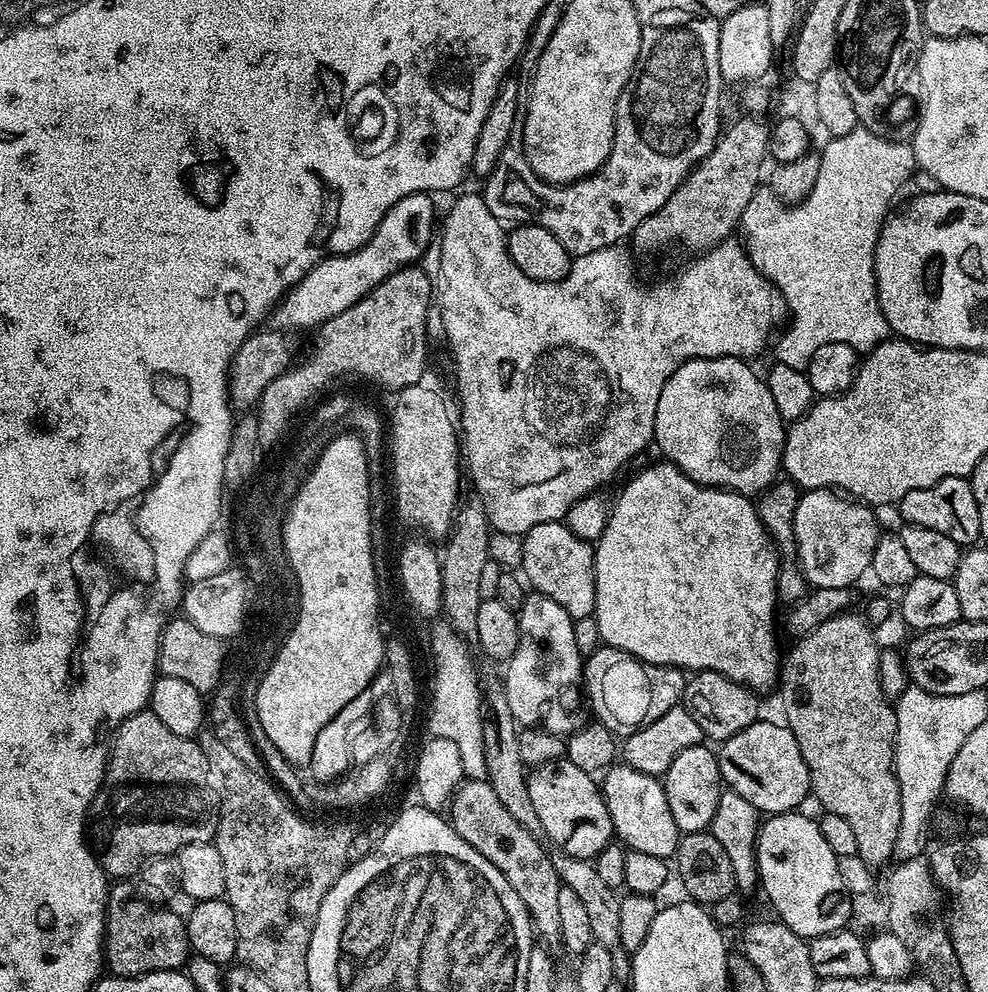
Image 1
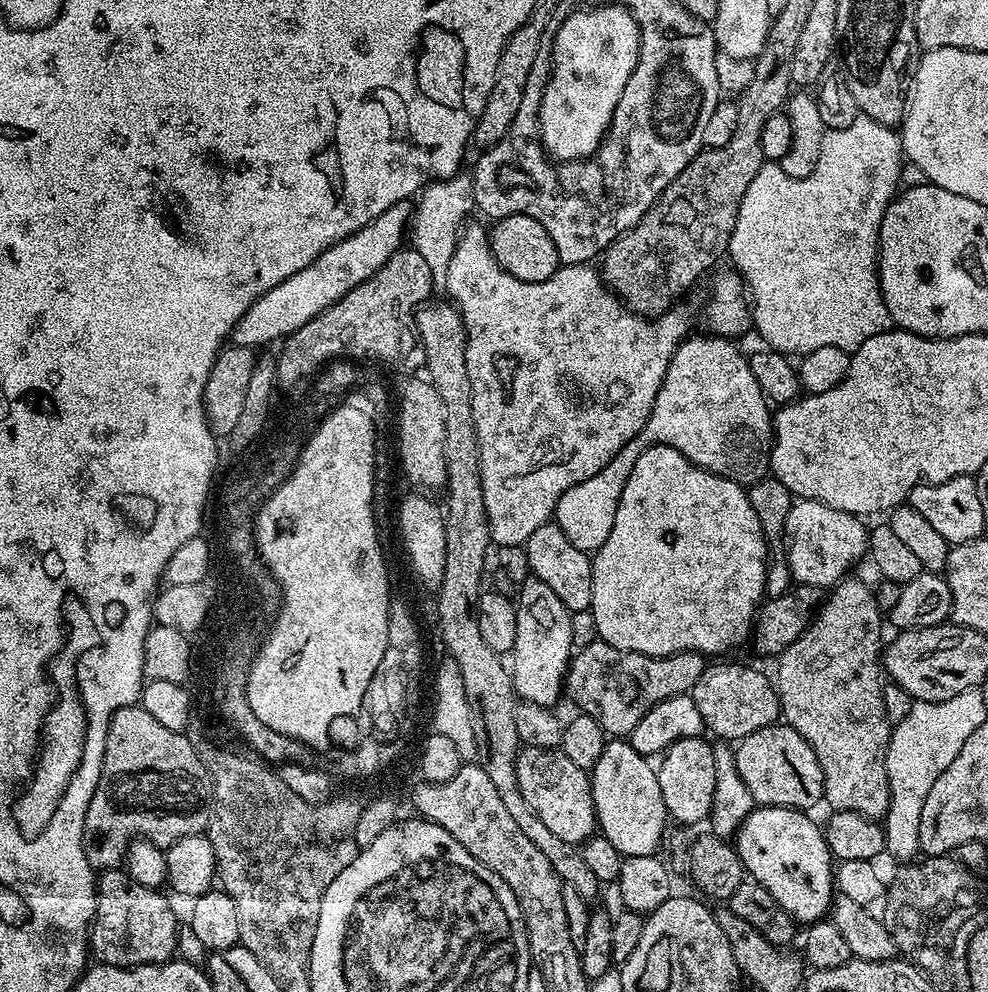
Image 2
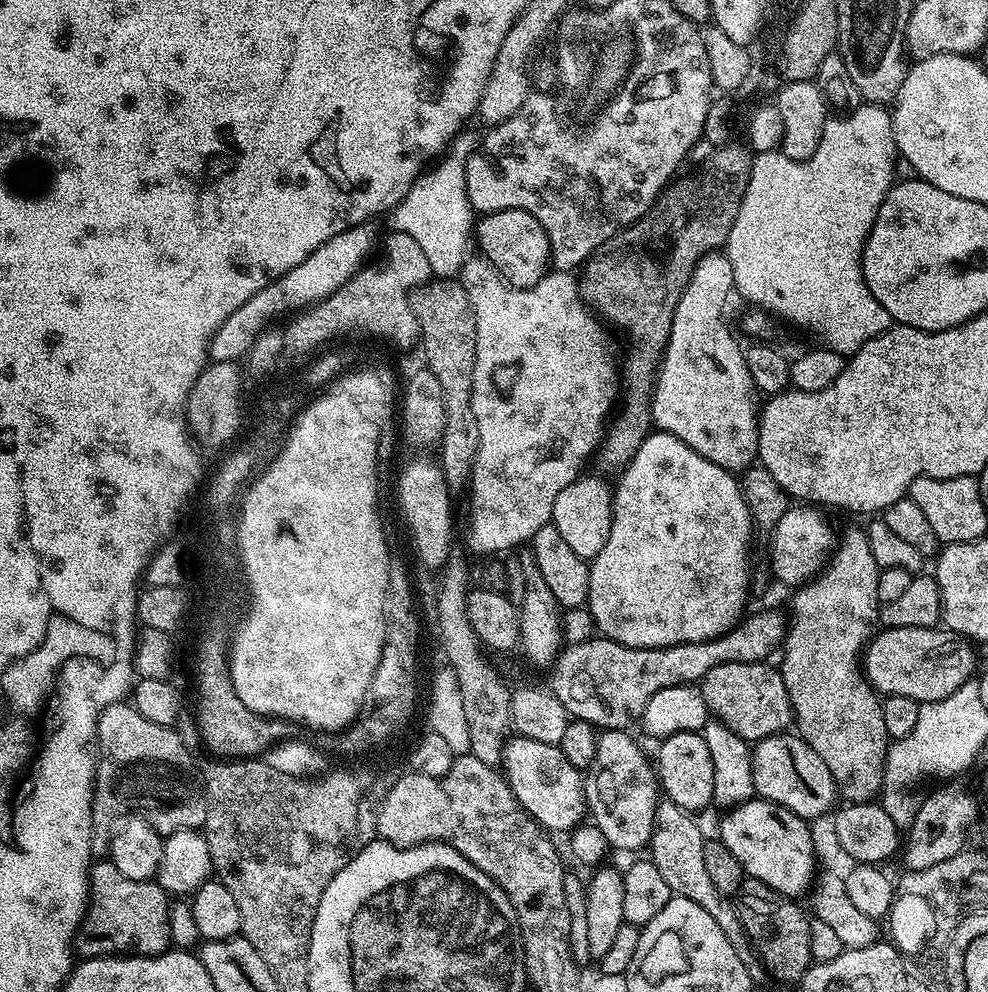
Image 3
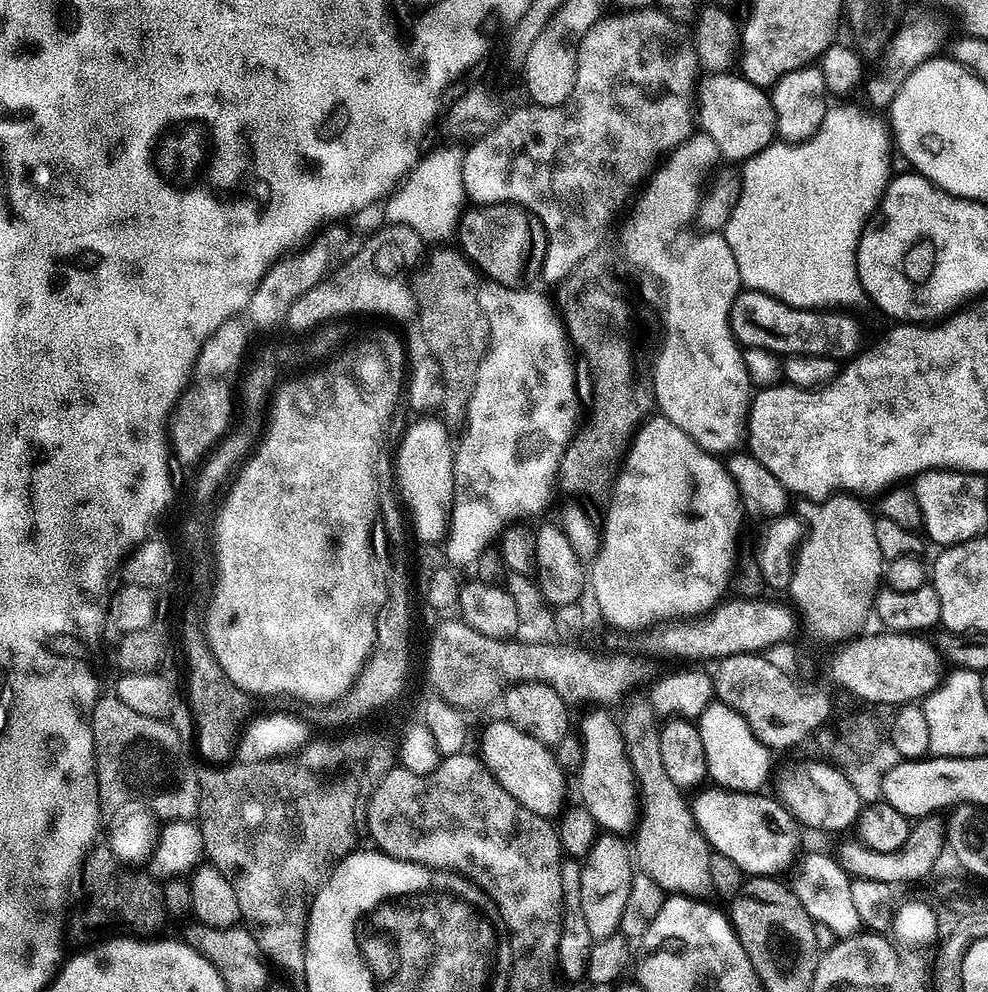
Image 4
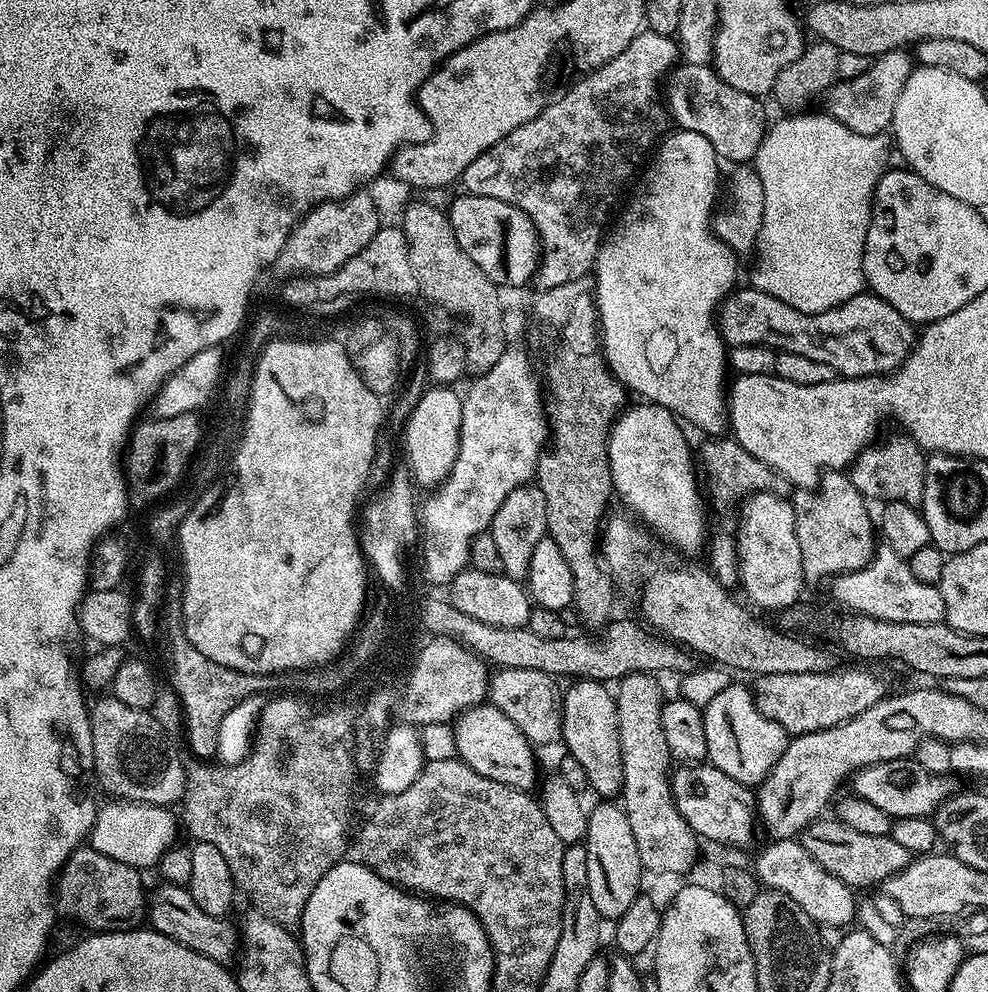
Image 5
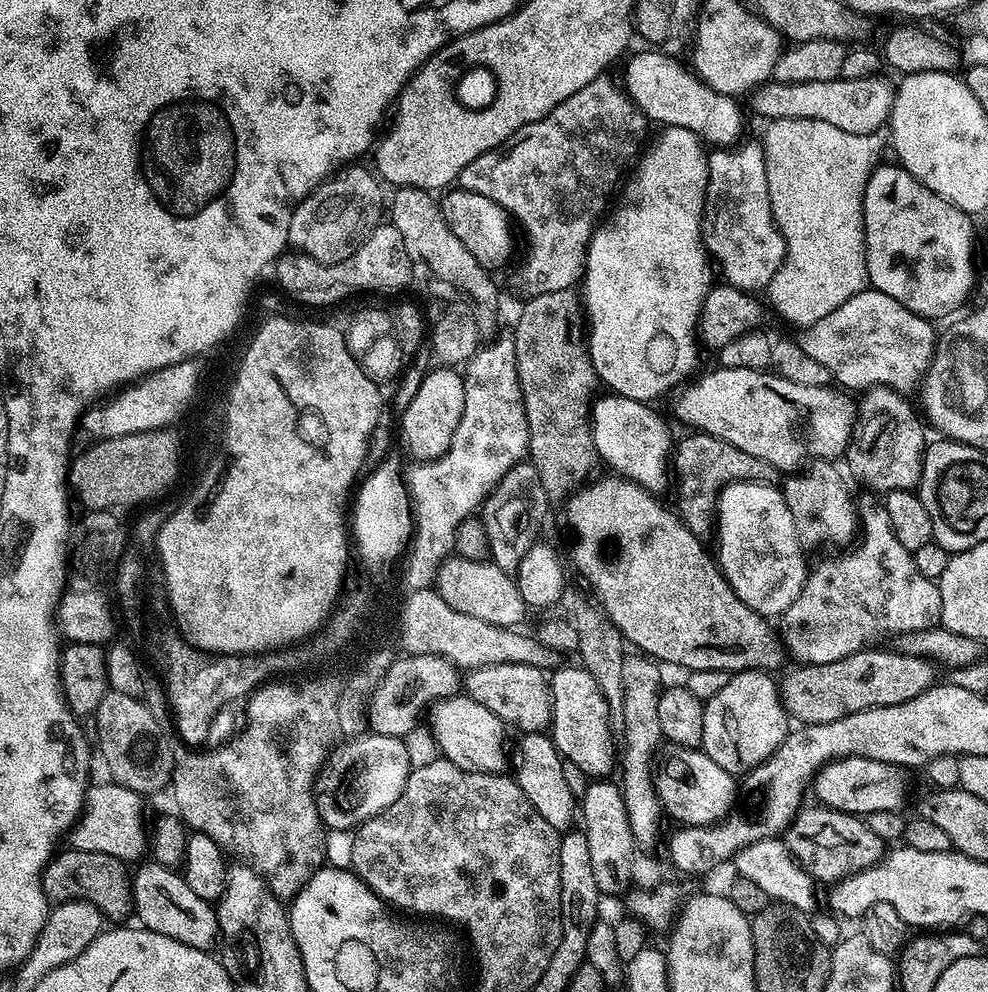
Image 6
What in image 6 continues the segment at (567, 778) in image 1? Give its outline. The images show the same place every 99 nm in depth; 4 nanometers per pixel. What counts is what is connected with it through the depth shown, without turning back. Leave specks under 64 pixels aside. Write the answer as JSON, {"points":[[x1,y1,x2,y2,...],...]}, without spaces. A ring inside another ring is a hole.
{"points":[[466,694,447,696,431,705,426,724,432,729,436,744,440,747,440,756,454,762,454,766,471,772,500,774,505,771,504,763,508,760,507,754,504,753,506,725,498,718,498,714,486,710,482,702,474,702,474,698]]}

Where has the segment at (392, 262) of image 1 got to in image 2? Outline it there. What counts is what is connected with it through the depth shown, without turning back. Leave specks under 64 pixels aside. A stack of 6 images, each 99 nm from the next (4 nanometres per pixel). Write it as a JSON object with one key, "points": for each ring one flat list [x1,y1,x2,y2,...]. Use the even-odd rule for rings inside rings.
{"points":[[403,200,390,206,390,210,382,210,374,222,327,248,321,256,314,258,314,262,310,262,310,266,306,266,306,270,298,270,298,274,286,278,286,282,262,294,232,329,231,343,253,350,259,349,259,344,272,344,276,339,277,343,281,338,294,334,294,330,306,326,306,322,322,314,322,310,338,302,338,298,350,294,354,286,366,282,366,278,382,270,382,266,386,266,386,262,390,262,390,258,405,243,413,209,409,201]]}

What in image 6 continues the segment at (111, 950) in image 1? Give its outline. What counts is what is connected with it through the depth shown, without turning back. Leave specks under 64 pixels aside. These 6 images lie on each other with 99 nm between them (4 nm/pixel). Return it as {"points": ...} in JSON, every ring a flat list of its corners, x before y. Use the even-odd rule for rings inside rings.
{"points":[[71,846,65,848,65,852,60,850,53,855,44,868,44,875,40,877,49,905,82,899,96,906,109,921,127,921,124,919,134,912,129,865,110,854,94,854,90,850,78,850]]}

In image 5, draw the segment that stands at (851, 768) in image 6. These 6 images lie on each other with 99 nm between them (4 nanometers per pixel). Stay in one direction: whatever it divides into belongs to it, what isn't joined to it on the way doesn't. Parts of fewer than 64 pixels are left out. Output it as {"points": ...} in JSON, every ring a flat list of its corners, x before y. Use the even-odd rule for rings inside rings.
{"points":[[911,759,891,760,878,762,856,771,851,777,850,785,857,797,870,806,878,806,889,818,902,816,931,817,940,805,957,791,958,785,951,780,951,775,932,775,922,768,920,764]]}

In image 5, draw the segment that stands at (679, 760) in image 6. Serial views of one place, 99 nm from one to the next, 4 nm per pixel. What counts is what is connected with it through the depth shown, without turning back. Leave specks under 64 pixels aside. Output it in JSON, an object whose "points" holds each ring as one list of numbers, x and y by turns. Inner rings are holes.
{"points":[[710,762,680,764,671,773,674,802,692,827,697,837,713,840,716,844,737,844,744,848,752,840,752,831,757,831,756,797,753,789,740,784,730,774,722,774]]}

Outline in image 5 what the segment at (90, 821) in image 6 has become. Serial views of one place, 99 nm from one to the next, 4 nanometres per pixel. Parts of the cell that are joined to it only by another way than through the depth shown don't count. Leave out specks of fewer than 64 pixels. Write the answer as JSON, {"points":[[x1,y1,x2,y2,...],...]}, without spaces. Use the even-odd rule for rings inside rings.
{"points":[[113,799,112,804,101,803,96,809,96,821,90,833,90,846,106,858,118,858,126,866,137,870,155,869,162,854,177,843,178,816,171,807,163,804,133,804]]}

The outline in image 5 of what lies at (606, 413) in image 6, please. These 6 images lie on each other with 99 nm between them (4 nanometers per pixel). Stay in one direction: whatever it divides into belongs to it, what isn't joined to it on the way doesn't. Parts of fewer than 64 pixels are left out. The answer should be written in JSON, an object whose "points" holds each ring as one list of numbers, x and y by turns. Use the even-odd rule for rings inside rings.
{"points":[[640,402,637,408,630,408,615,417,608,435,608,461,615,495,624,499,629,508,625,509,635,514,645,529,656,528,657,534,678,551,701,551,710,532,710,512,698,479,694,448,688,445,680,429,681,421,670,410,651,402]]}

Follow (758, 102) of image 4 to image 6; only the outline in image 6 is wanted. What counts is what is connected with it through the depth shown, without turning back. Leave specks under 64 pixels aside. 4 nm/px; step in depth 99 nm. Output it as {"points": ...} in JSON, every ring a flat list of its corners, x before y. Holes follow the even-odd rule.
{"points":[[664,50,644,51,648,52,627,57,622,83,623,91,643,116,655,123,657,120,660,126,690,130,712,146,732,146,741,139,744,116,733,97,718,94,718,90,706,86,687,67,682,68,672,57,660,52]]}

